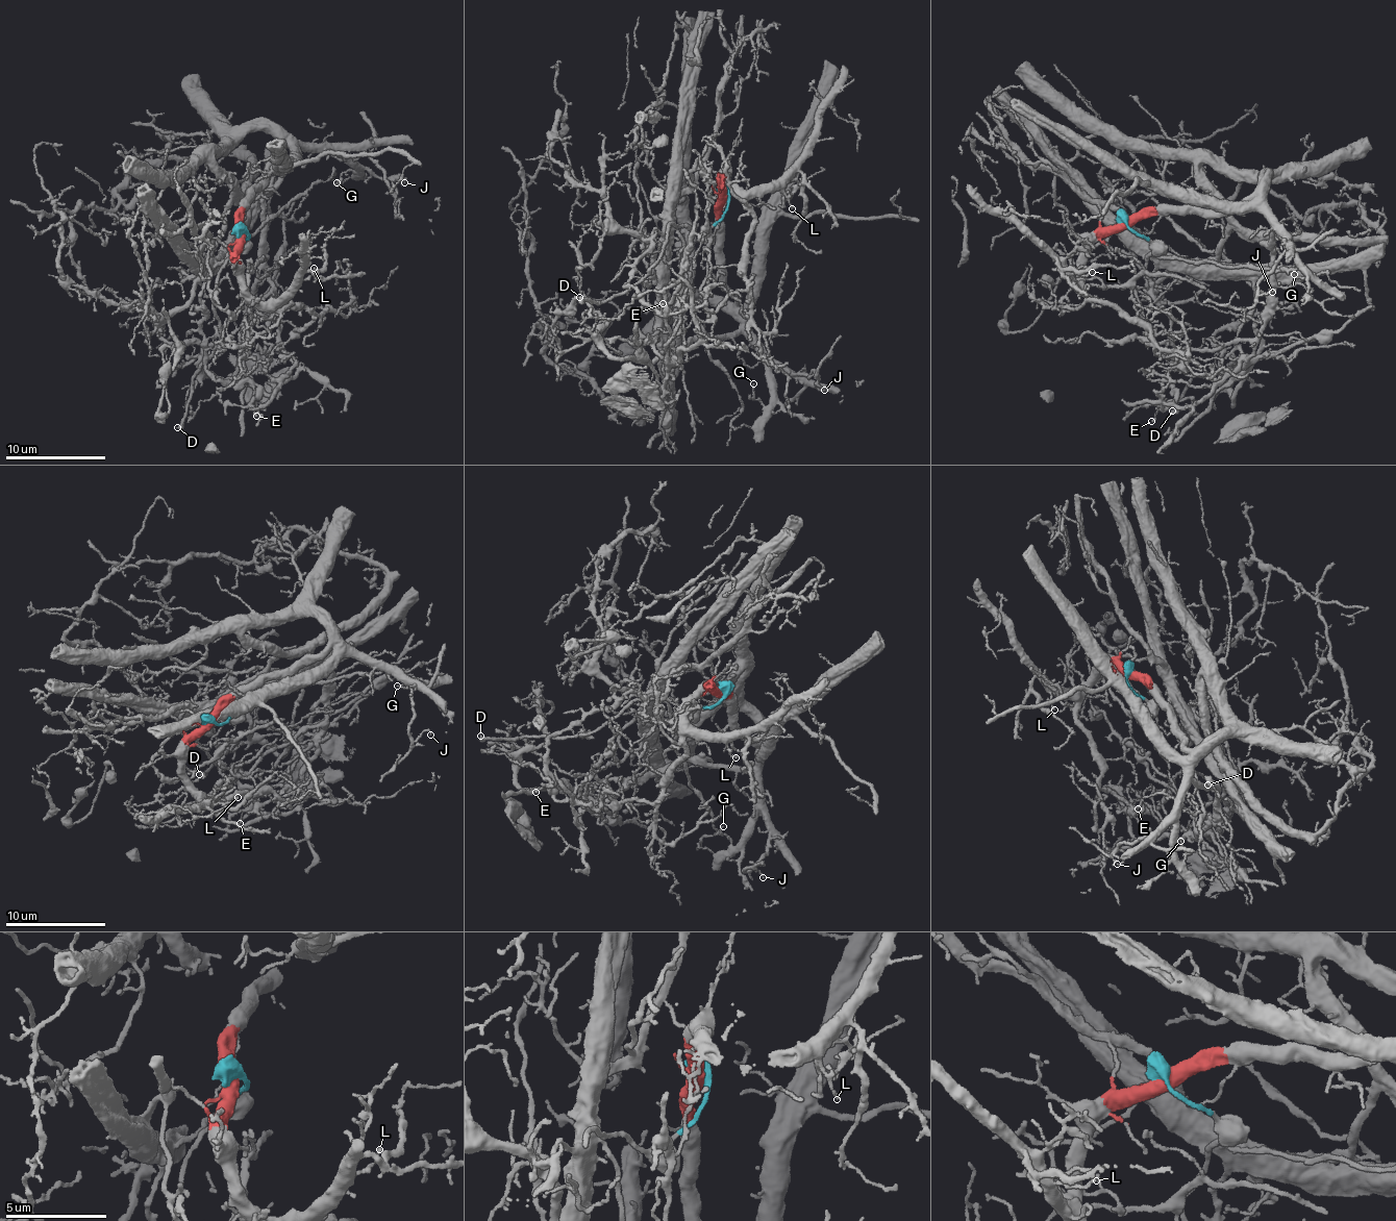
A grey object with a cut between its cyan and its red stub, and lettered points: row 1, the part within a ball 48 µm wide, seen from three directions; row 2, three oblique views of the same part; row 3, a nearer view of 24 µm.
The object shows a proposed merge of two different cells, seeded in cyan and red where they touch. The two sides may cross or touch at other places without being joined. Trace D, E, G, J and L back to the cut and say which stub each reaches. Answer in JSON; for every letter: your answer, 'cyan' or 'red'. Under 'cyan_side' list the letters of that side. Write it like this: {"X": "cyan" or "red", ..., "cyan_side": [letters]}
{"D": "cyan", "E": "cyan", "G": "red", "J": "red", "L": "red", "cyan_side": ["D", "E"]}

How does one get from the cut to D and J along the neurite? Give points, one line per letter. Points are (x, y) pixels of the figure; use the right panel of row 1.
D: (1125, 221), (1155, 251), (1133, 284), (1149, 335), (1172, 345), (1189, 368), (1191, 384), (1172, 410)
J: (1125, 221), (1170, 213), (1227, 215), (1247, 202), (1261, 206), (1281, 237), (1285, 250), (1259, 290), (1273, 292)

